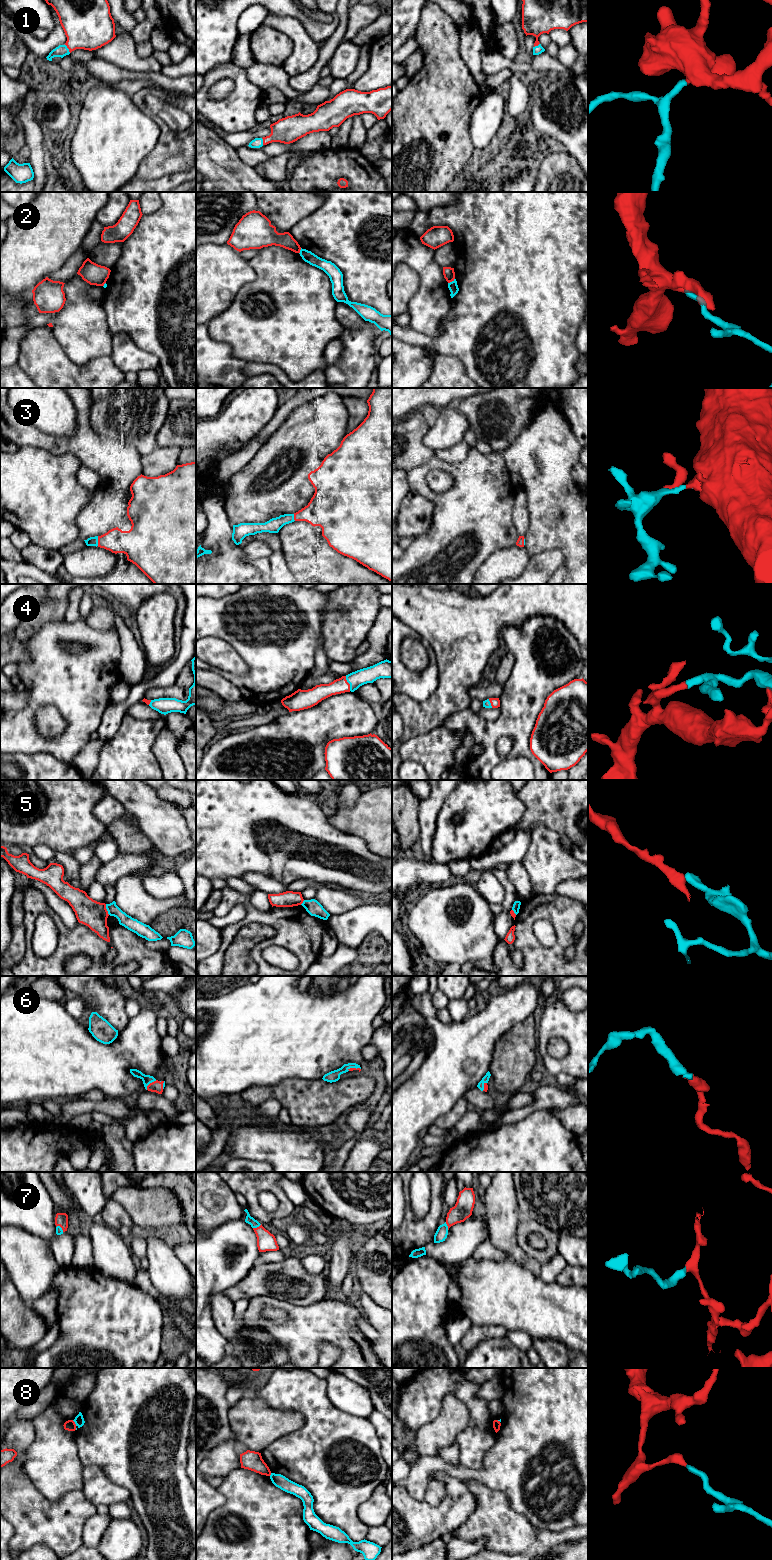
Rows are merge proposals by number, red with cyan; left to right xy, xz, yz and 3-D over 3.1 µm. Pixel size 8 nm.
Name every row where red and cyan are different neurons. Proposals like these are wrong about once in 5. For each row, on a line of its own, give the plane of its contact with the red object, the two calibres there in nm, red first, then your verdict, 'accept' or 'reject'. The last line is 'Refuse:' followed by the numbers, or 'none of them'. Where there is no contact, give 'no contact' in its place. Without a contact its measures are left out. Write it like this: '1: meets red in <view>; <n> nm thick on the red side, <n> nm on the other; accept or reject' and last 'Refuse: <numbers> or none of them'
1: meets red in xy; 400 nm thick on the red side, 90 nm on the other; accept
2: meets red in yz; 90 nm thick on the red side, 80 nm on the other; reject
3: meets red in xy; 190 nm thick on the red side, 80 nm on the other; accept
4: meets red in xz; 130 nm thick on the red side, 130 nm on the other; accept
5: meets red in xy; 220 nm thick on the red side, 100 nm on the other; reject
6: meets red in xy; 90 nm thick on the red side, 80 nm on the other; accept
7: meets red in xz; 150 nm thick on the red side, 70 nm on the other; accept
8: meets red in xy; 90 nm thick on the red side, 80 nm on the other; reject
Refuse: 2, 5, 8

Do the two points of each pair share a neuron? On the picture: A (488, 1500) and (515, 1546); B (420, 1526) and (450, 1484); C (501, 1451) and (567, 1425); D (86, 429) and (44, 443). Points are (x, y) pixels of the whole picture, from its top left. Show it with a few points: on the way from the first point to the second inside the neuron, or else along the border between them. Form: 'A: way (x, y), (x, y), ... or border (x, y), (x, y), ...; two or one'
A: way (493, 1511), (493, 1517), (511, 1535); one
B: way (431, 1519), (449, 1501), (450, 1495); one
C: way (517, 1451), (533, 1451), (545, 1439), (551, 1437); one
D: way (76, 439), (72, 443), (54, 443); one

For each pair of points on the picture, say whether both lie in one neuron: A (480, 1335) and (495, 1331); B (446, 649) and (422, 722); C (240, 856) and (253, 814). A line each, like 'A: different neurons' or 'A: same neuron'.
A: same neuron
B: same neuron
C: same neuron

